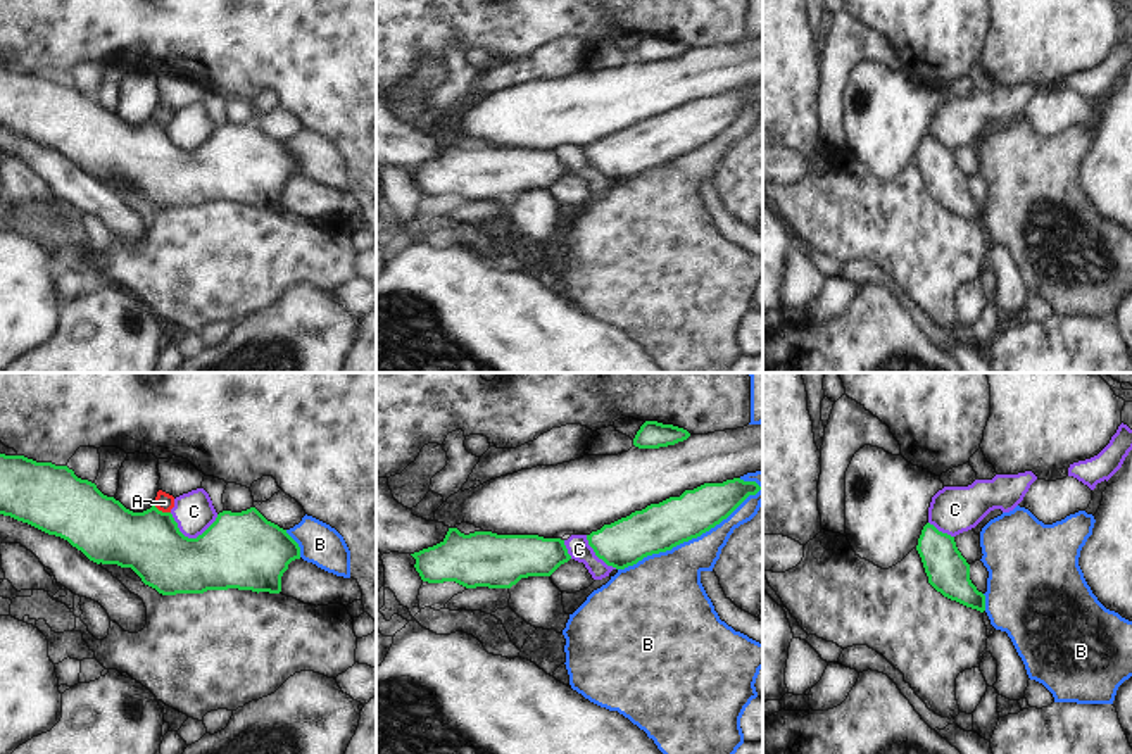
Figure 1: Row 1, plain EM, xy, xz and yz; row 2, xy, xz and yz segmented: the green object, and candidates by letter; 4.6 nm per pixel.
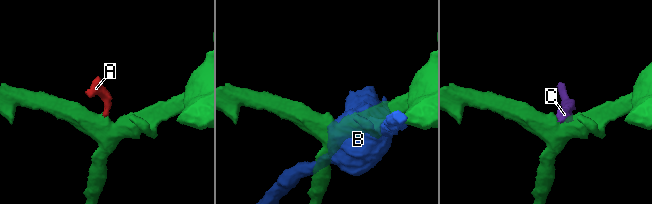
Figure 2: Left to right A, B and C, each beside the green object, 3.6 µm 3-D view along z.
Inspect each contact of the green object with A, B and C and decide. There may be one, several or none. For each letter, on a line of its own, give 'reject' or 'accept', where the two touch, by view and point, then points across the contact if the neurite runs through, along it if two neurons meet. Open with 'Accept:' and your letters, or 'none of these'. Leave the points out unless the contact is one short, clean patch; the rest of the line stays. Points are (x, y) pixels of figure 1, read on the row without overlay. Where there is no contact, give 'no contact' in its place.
Accept: none of these
A: reject; meets green in xy at (161, 125); border along xy (154, 118), (169, 126)
B: reject; meets green in xz at (691, 152)
C: reject; meets green in xy at (192, 152); border along xy (169, 126), (176, 140), (188, 150), (197, 150), (218, 128)

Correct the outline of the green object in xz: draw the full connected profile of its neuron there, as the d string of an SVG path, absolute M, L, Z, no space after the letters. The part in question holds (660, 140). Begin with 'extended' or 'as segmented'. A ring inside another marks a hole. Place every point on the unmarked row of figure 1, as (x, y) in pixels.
as segmented | M740 91L704 97L694 104L685 104L680 110L670 110L604 138L587 148L587 154L595 169L607 179L625 183L647 169L671 164L701 150L759 104L756 95Z

